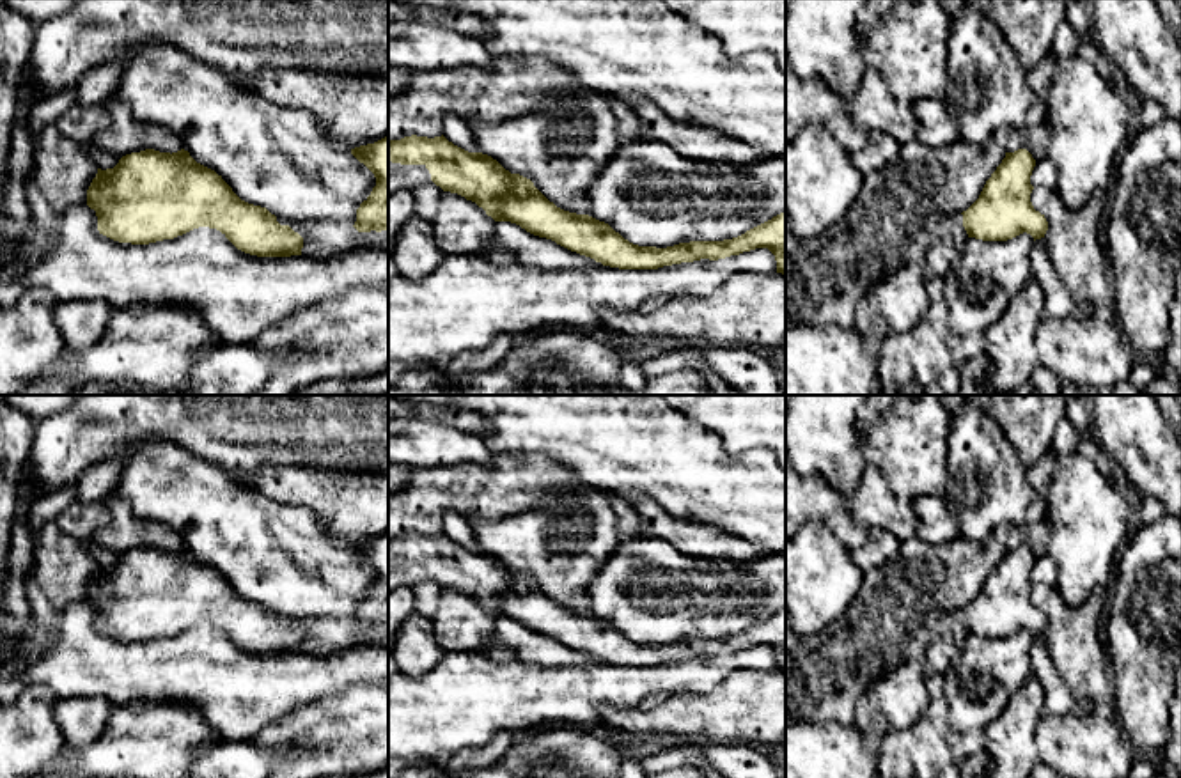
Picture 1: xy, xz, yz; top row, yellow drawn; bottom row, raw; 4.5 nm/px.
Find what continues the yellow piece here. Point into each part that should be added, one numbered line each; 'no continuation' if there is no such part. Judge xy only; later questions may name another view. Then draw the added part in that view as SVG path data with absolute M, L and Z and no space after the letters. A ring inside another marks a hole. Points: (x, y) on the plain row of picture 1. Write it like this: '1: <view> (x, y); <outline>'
no continuation

